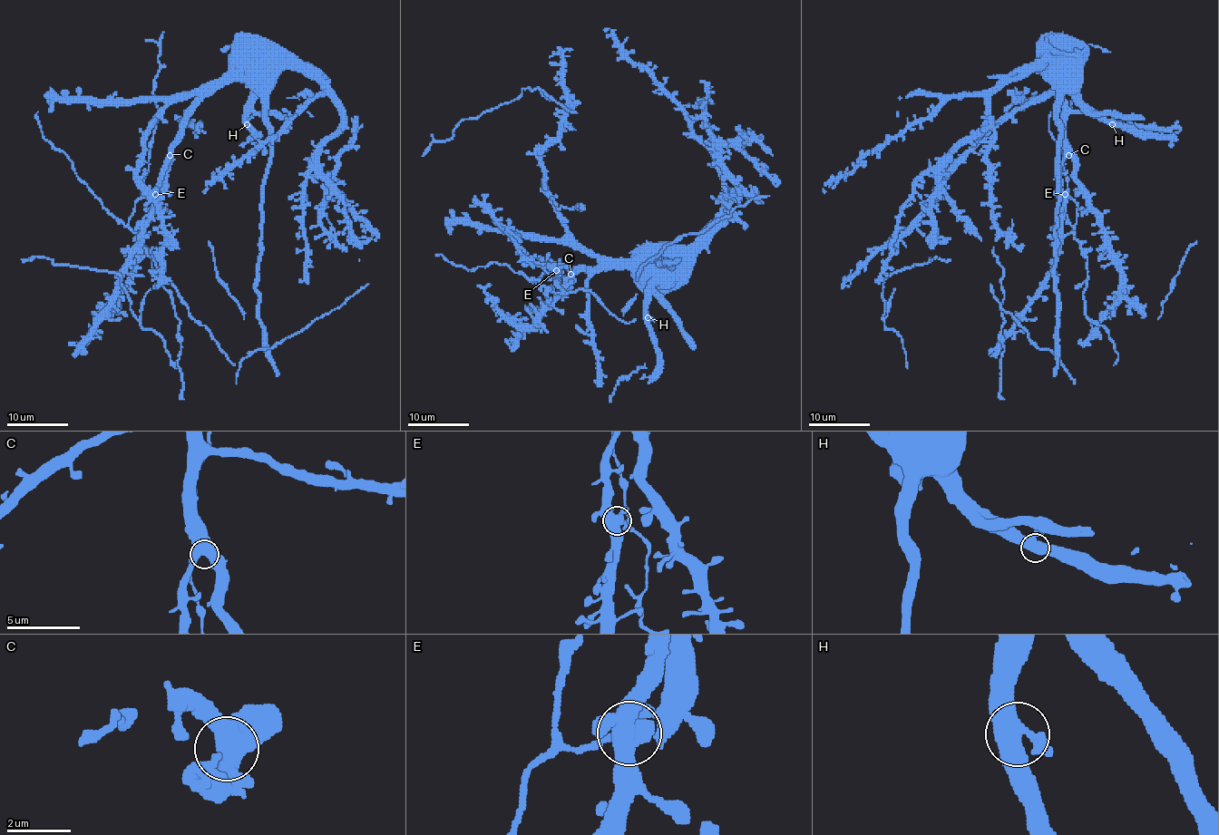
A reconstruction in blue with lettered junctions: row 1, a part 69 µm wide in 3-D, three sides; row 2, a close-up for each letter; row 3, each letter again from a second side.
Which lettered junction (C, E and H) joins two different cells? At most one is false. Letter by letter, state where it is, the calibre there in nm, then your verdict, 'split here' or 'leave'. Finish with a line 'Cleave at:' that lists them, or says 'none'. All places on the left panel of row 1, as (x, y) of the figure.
C: at (170, 155); 550 nm thick; leave
E: at (155, 194); 550 nm thick; leave
H: at (247, 124); 500 nm thick; leave
Cleave at: none

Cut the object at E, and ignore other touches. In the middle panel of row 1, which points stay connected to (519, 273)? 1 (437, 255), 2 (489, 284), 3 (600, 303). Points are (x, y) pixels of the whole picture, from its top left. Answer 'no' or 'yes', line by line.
1: yes
2: no
3: yes

